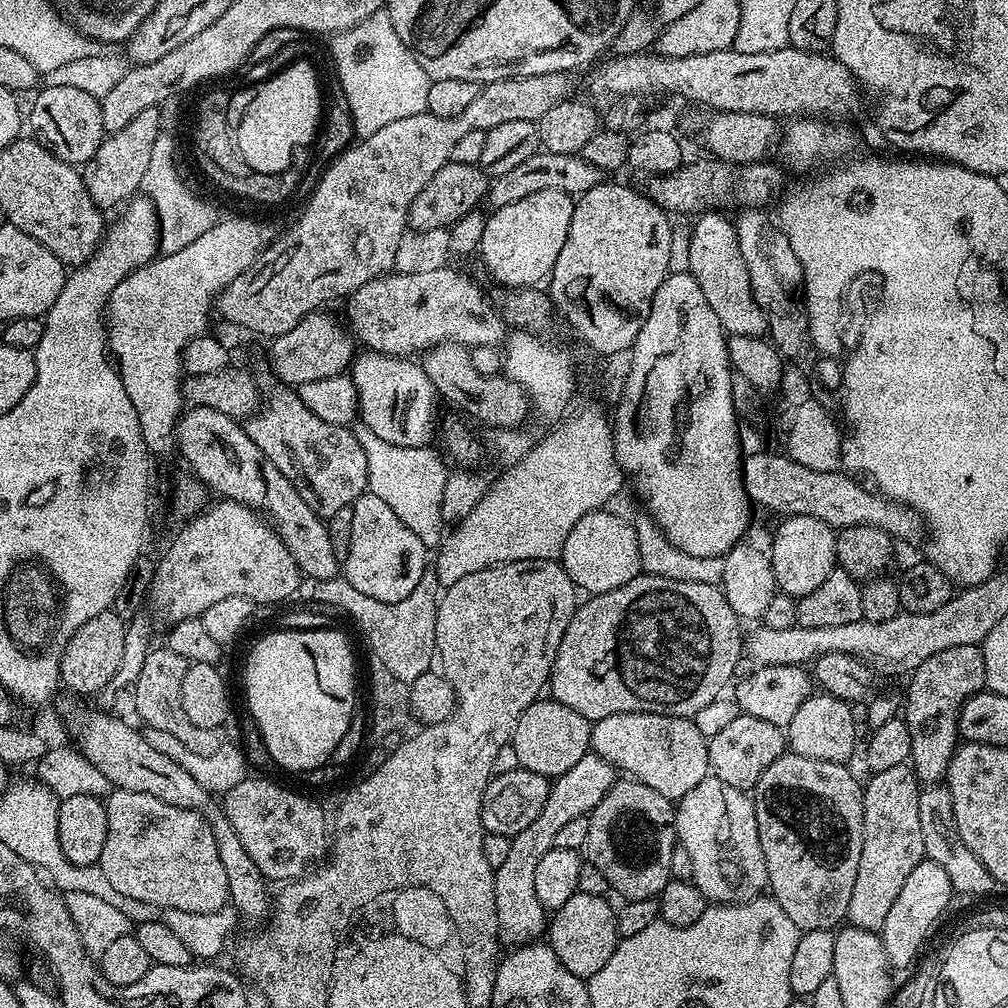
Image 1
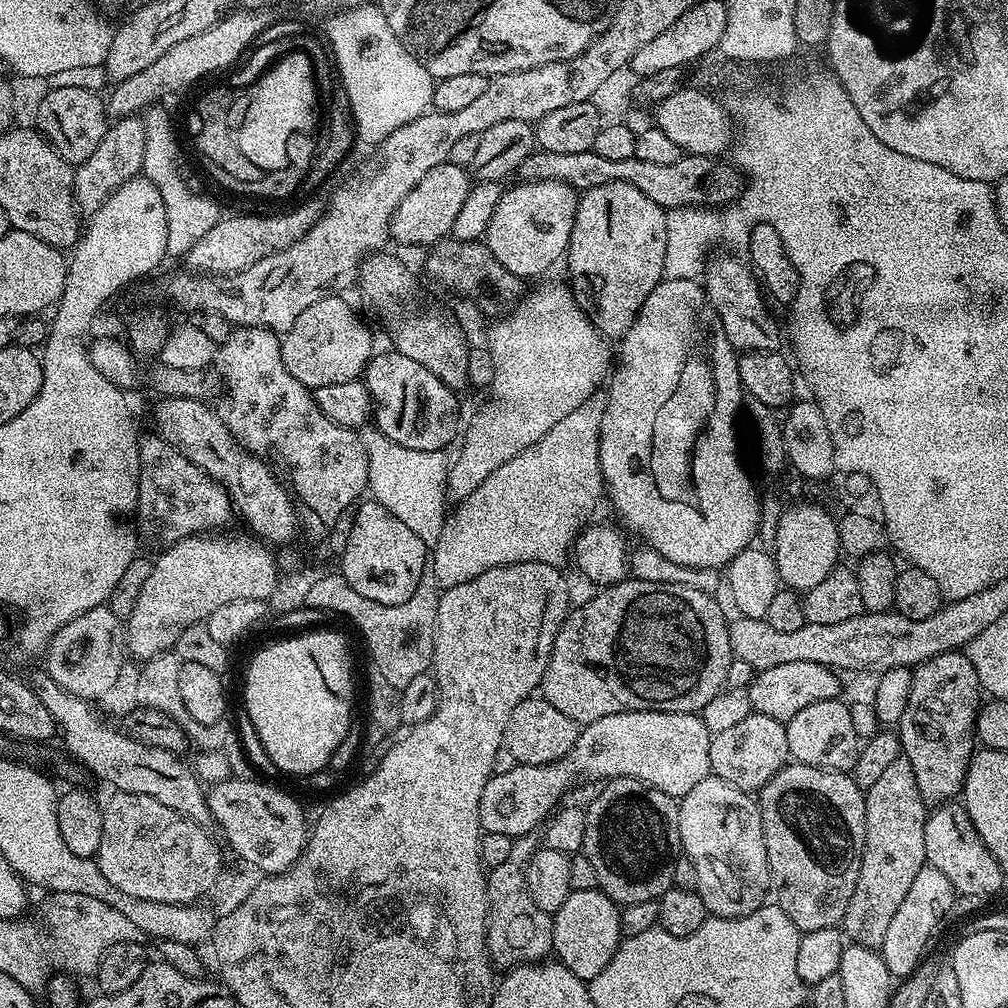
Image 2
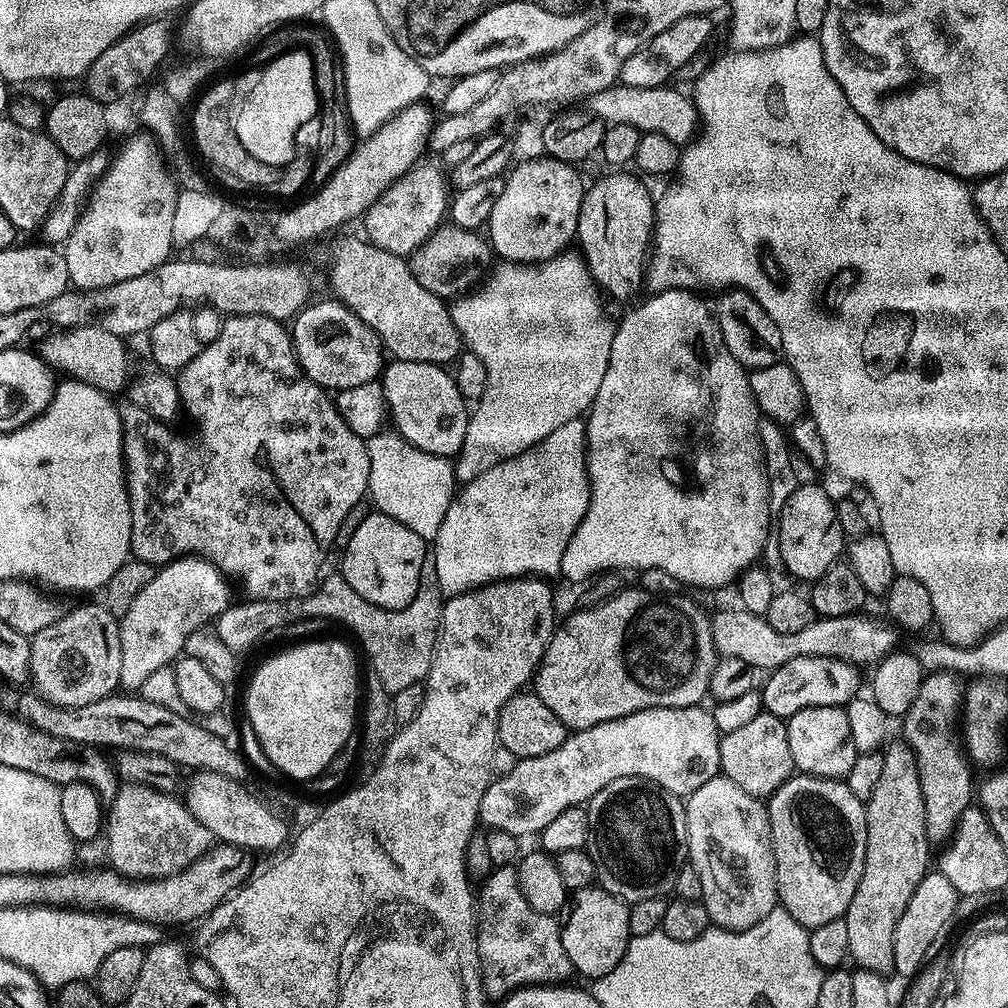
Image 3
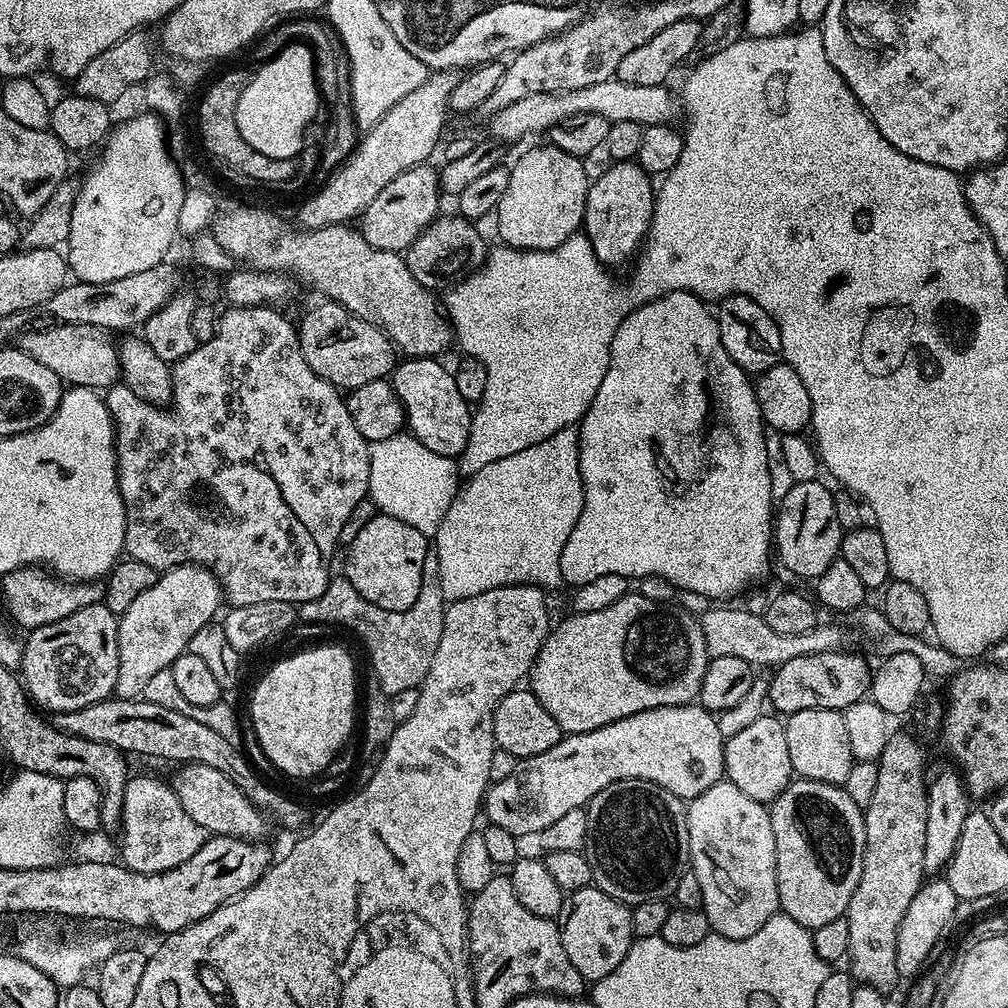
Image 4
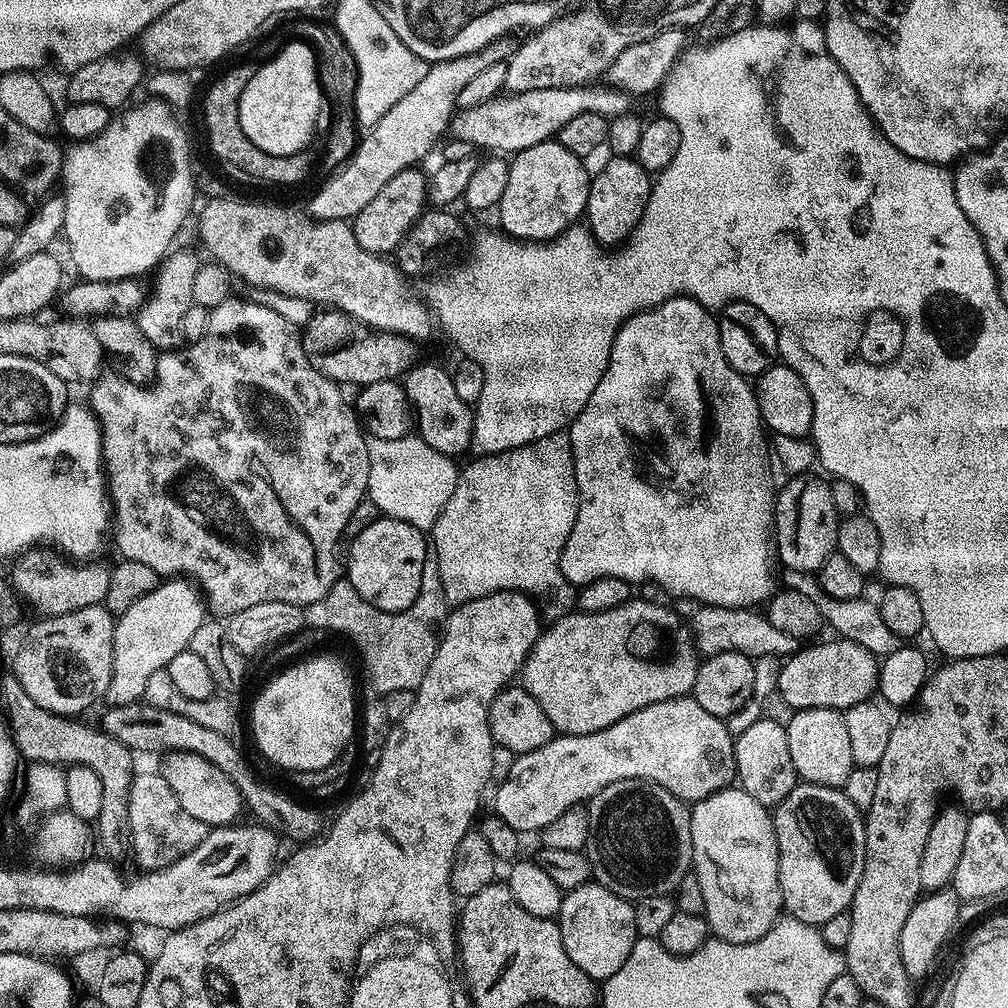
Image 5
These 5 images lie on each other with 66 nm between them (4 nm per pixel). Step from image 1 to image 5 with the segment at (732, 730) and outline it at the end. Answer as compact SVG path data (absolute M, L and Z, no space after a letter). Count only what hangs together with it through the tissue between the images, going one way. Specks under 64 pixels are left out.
M759 718L752 726L747 727L738 737L735 737L736 750L736 780L750 798L754 798L764 808L772 810L781 804L794 790L798 777L794 770L794 762L790 762L790 742L788 730L783 723L776 720Z

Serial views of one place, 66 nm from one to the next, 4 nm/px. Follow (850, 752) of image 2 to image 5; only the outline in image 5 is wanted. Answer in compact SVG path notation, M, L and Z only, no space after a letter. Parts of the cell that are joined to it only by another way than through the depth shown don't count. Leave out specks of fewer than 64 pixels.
M802 708L786 720L790 742L790 762L794 762L797 777L803 783L843 789L854 767L850 739L843 715L835 708Z

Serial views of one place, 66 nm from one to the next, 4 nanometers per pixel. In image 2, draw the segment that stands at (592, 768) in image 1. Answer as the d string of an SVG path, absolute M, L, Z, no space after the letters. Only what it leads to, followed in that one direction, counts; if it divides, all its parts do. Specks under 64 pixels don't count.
M535 835L513 839L509 856L487 873L488 882L488 955L493 965L507 970L517 964L540 962L552 952L552 916L534 906L526 886L526 870L535 854L538 840Z

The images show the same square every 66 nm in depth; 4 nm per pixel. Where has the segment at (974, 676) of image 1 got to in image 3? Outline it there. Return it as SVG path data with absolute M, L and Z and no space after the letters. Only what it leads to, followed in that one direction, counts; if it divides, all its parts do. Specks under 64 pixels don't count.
M945 670L927 673L923 677L917 697L902 717L902 740L916 756L918 782L922 786L922 802L926 814L926 830L929 841L932 842L947 841L956 829L962 810L970 807L974 800L973 765L962 739L961 720L965 693L965 681L957 673Z

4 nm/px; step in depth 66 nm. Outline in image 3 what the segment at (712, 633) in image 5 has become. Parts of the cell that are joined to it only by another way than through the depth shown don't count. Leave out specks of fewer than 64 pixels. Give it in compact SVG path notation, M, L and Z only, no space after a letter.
M745 610L737 611L715 613L712 616L716 651L721 657L742 658L742 662L757 670L774 669L790 662L790 658L799 656L834 658L846 664L875 666L898 648L897 629L891 623L888 625L880 620L871 620L865 614L829 620L818 618L813 624L806 626L806 630L798 630L798 634L778 634L778 630L774 630L774 626L770 626L763 615Z

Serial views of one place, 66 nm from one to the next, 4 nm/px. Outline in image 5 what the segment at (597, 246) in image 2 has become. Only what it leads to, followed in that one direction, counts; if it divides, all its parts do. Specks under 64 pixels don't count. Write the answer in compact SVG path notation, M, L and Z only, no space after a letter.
M630 156L608 158L601 166L600 173L591 177L588 185L586 224L601 245L616 246L627 241L642 218L651 189L652 180L649 172Z

